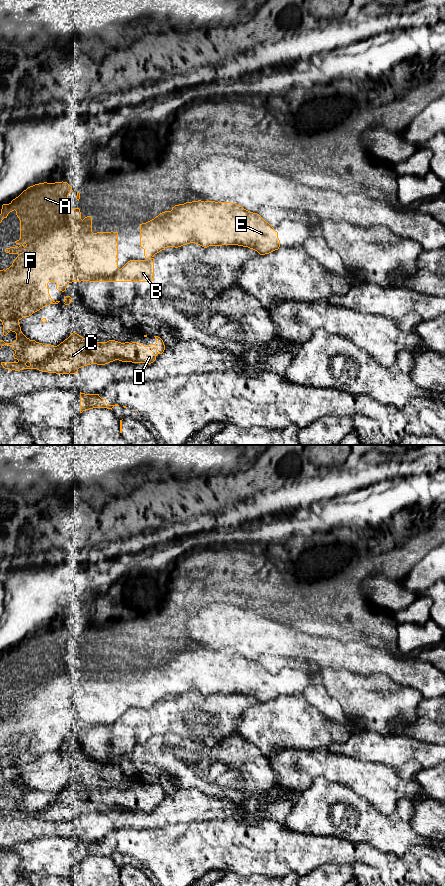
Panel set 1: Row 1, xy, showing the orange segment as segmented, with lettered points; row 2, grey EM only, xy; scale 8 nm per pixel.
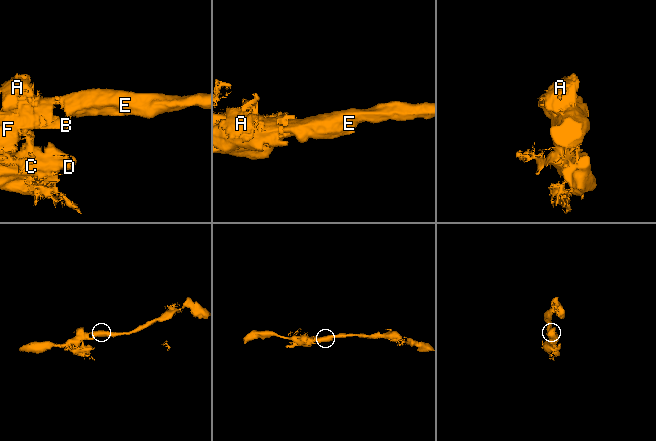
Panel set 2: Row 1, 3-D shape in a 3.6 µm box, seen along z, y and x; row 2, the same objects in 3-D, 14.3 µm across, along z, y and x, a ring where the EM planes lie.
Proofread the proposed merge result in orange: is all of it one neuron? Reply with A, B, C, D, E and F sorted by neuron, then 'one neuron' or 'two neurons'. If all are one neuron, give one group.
A C D E F / B; two neurons

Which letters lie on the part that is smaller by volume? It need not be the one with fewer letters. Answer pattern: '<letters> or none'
B

